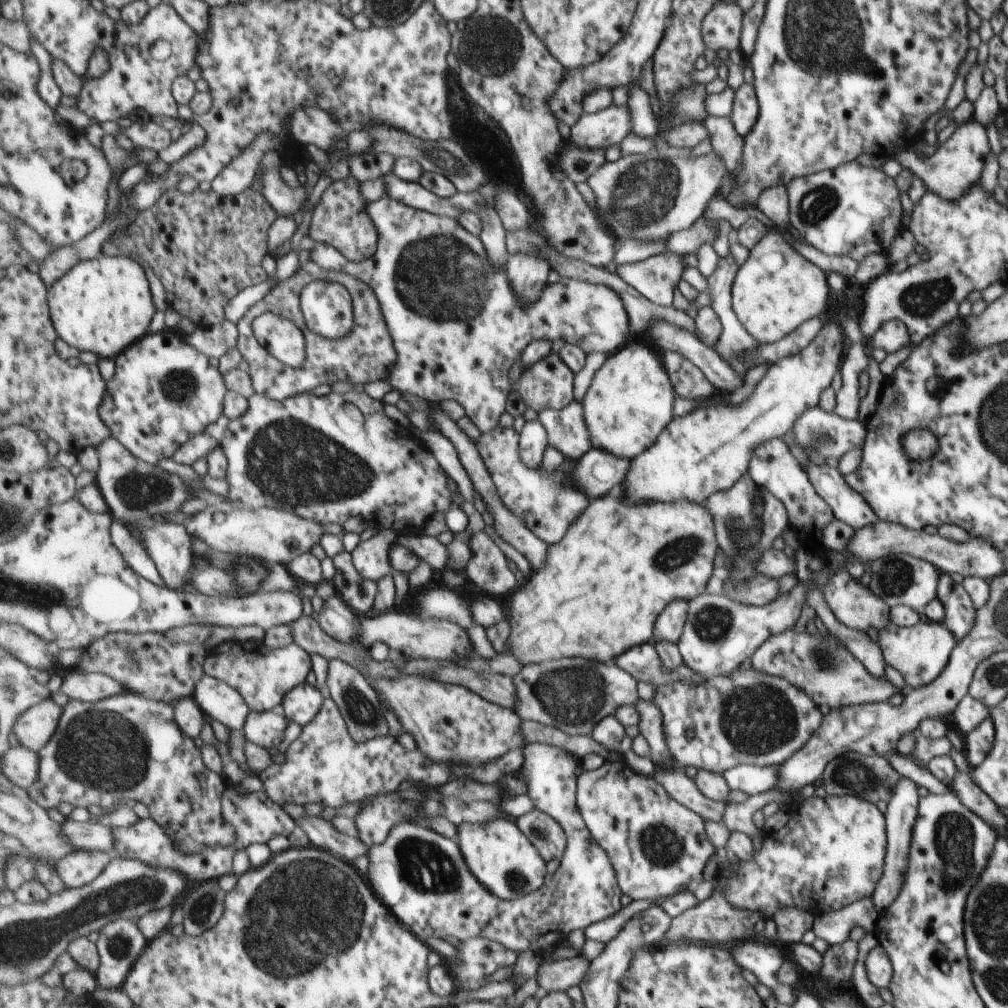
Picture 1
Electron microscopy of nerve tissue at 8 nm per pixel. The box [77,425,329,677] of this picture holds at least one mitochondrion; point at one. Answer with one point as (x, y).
(142, 491)

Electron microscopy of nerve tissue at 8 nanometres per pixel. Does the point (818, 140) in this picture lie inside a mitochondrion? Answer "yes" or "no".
no

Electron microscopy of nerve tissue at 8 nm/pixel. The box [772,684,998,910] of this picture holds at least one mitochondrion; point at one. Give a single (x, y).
(954, 841)

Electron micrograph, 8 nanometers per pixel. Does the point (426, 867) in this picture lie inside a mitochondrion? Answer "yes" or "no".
yes

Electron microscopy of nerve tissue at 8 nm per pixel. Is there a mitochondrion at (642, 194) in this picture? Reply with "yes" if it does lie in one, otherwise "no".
yes

